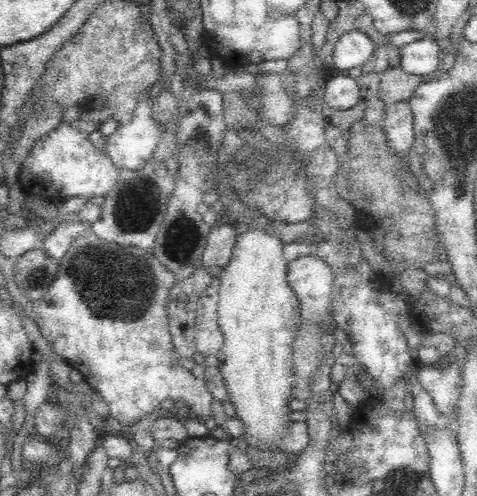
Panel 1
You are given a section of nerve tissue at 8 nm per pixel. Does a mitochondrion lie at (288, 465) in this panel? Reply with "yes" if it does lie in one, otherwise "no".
no

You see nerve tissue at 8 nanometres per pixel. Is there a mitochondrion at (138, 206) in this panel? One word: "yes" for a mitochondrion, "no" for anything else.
yes

